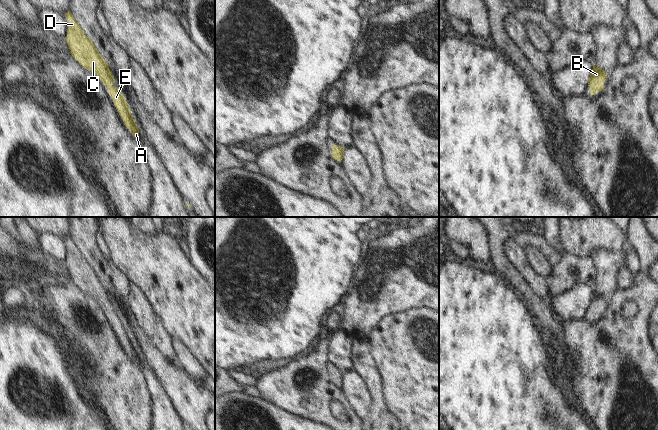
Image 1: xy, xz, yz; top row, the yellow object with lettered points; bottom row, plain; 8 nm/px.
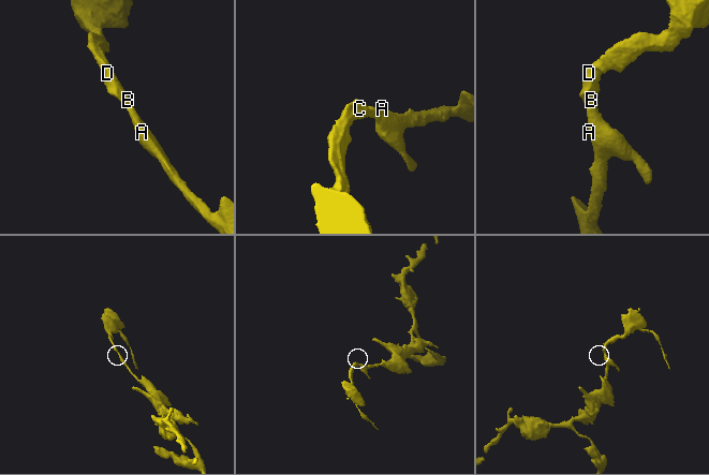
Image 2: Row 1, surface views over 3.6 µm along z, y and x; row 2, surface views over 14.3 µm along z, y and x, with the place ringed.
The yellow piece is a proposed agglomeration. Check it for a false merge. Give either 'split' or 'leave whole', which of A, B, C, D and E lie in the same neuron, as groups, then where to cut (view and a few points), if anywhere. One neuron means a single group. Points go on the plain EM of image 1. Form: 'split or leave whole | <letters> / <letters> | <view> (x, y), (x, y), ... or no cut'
leave whole | A B C D E | no cut

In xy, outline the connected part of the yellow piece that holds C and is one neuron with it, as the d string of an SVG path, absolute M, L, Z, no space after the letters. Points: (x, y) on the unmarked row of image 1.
M70 235L65 238L68 245L68 258L65 261L71 279L87 294L95 297L108 312L124 349L132 359L139 364L139 353L131 339L130 332L121 314L113 309L115 303L109 293L109 288L103 283L93 266L87 261Z

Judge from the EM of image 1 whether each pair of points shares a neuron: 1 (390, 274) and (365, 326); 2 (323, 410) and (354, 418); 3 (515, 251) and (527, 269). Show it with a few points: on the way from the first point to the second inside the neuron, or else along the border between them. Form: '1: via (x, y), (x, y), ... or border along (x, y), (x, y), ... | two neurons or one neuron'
1: via (384, 287), (367, 305), (365, 313) | one neuron
2: via (329, 400), (332, 397), (339, 397), (349, 408) | one neuron
3: via (516, 255), (523, 265) | one neuron

